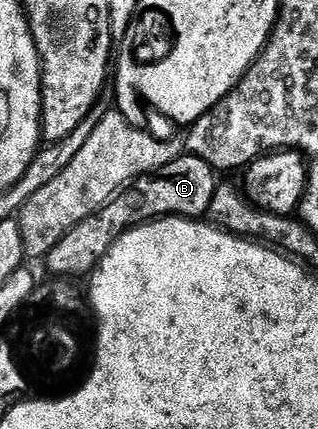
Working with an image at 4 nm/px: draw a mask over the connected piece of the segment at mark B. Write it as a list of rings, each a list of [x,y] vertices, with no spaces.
[[[183,153],[181,158],[172,160],[172,164],[164,164],[164,168],[140,176],[125,190],[115,194],[112,201],[88,216],[88,220],[76,224],[76,228],[72,228],[72,232],[68,232],[64,240],[60,240],[60,244],[46,254],[44,265],[51,270],[51,275],[59,278],[85,279],[97,270],[118,237],[134,227],[145,226],[148,222],[167,216],[198,220],[209,215],[212,196],[218,185],[220,178],[214,167],[195,154]]]

